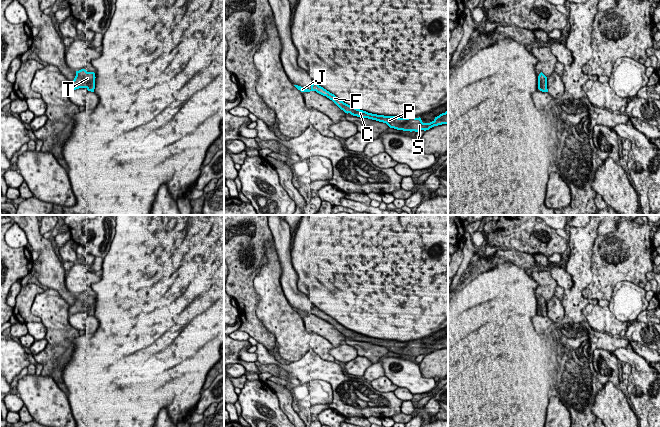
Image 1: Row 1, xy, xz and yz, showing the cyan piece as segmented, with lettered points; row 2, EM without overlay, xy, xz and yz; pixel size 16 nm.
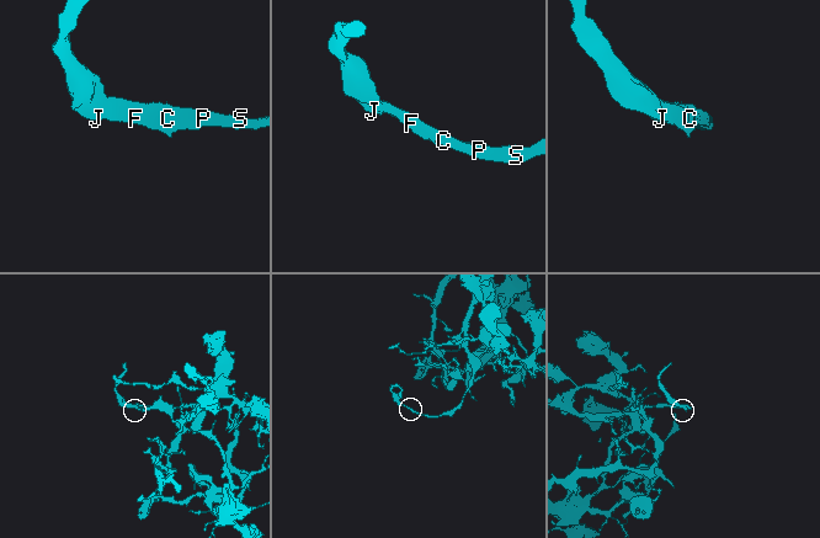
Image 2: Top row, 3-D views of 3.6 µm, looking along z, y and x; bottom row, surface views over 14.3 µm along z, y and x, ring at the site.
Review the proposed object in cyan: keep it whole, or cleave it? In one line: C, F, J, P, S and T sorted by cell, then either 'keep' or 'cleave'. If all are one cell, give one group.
C F J P S T; keep

